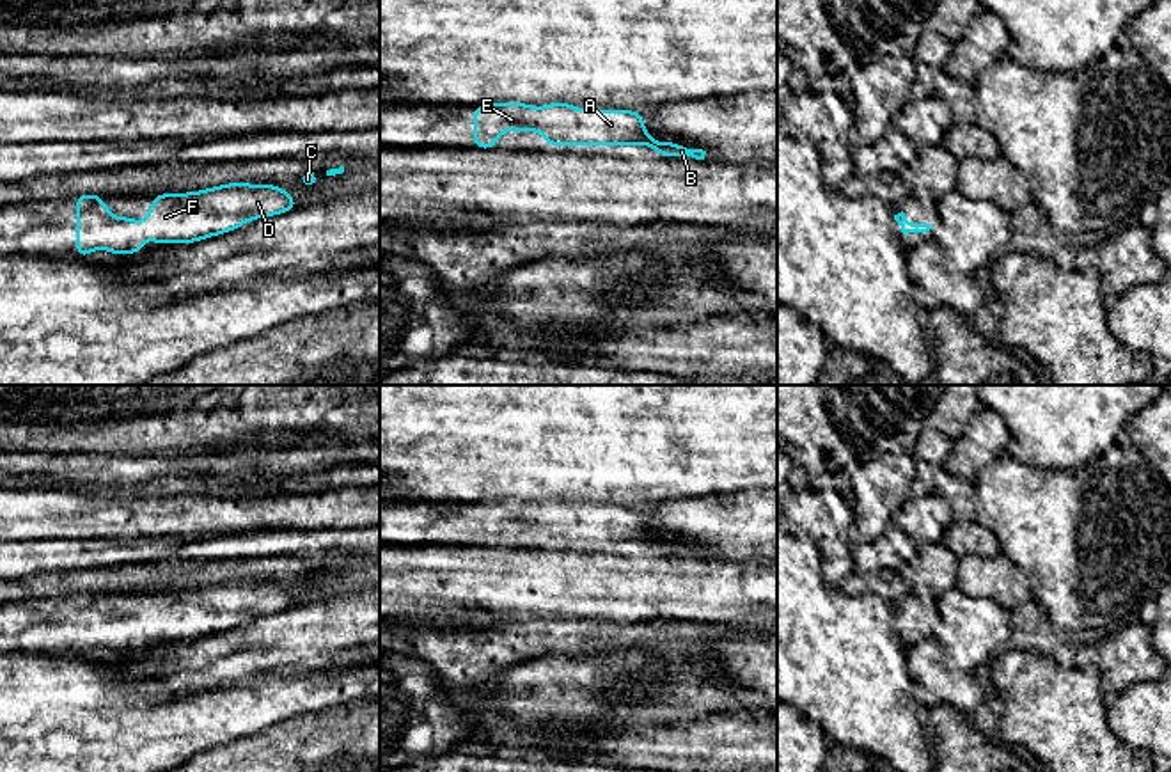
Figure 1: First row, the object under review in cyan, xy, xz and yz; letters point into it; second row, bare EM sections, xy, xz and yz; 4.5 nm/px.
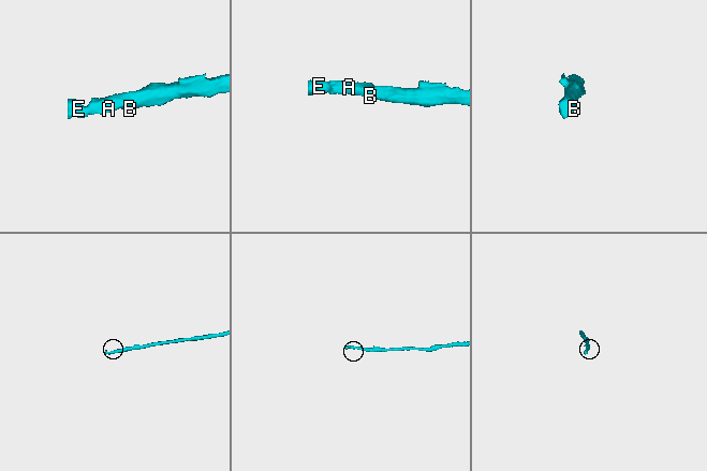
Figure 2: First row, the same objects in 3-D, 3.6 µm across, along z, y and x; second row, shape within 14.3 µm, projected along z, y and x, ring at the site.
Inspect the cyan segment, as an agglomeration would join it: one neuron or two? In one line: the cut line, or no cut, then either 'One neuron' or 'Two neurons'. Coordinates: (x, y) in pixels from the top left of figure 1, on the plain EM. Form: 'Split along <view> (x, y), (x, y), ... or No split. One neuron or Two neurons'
No split. One neuron

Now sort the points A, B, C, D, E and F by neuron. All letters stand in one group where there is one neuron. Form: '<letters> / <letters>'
A B C D E F

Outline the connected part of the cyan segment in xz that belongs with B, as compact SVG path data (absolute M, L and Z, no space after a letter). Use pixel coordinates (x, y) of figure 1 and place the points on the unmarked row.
M552 499L541 504L527 500L490 500L474 504L474 545L495 547L502 529L543 529L546 543L649 543L664 555L692 554L704 557L706 548L678 540L658 540L644 525L644 511L633 508L586 508L571 500Z

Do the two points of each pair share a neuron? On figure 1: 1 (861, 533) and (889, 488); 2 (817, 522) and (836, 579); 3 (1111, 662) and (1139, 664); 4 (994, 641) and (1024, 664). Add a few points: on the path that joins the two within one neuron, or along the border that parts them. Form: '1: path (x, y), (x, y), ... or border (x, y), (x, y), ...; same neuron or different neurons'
1: path (870, 522), (879, 499); same neuron
2: path (825, 536), (836, 551), (836, 565); same neuron
3: path (1118, 662), (1132, 662); same neuron
4: border (1003, 648), (990, 662); different neurons

